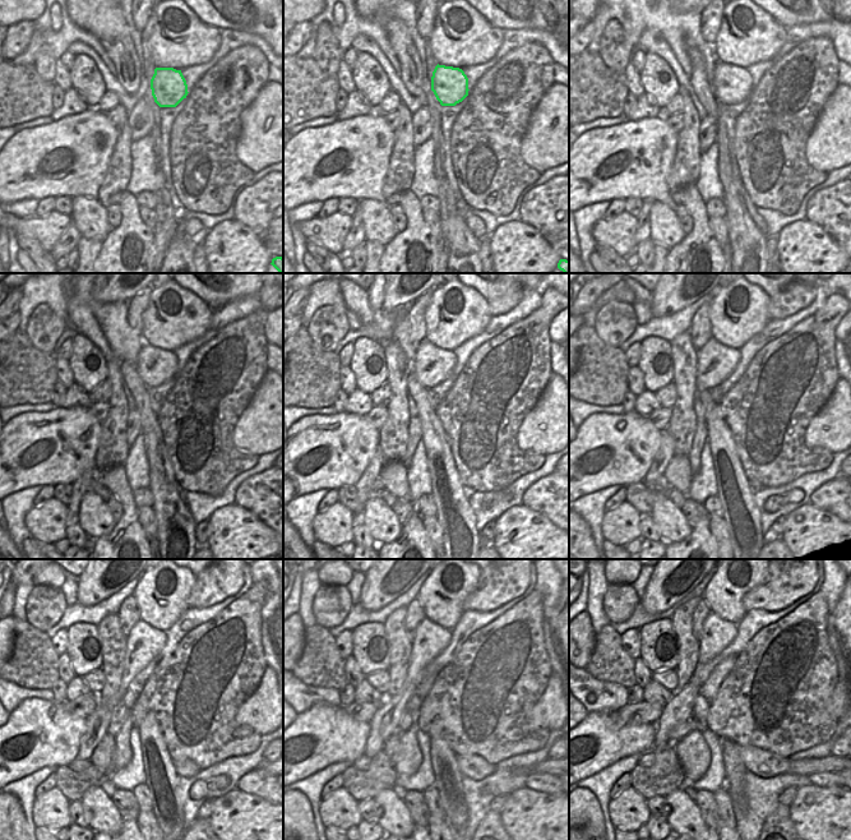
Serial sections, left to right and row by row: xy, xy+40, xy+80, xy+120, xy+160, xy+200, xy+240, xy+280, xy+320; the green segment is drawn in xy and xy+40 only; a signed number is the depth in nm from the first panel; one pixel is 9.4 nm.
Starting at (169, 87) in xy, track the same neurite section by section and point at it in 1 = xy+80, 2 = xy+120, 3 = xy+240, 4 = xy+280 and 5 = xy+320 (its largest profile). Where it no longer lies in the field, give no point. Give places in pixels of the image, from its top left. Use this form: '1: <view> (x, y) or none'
1: xy+80 (731, 84)
2: xy+120 (155, 367)
3: xy+240 (144, 644)
4: xy+280 (430, 640)
5: xy+320 (717, 633)

